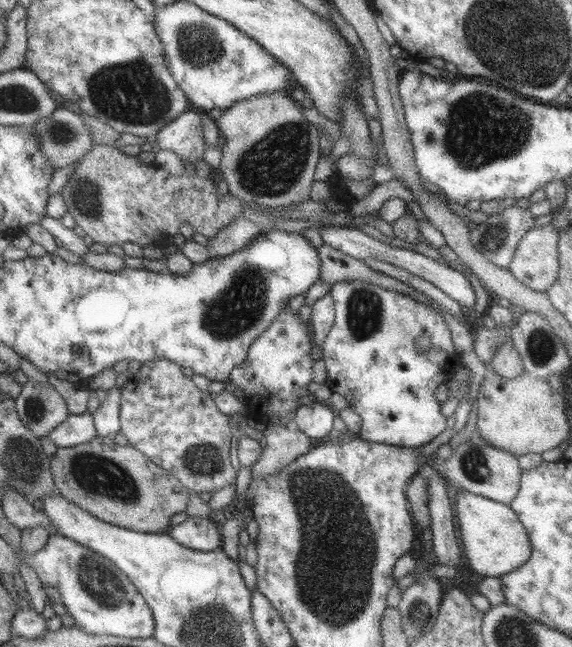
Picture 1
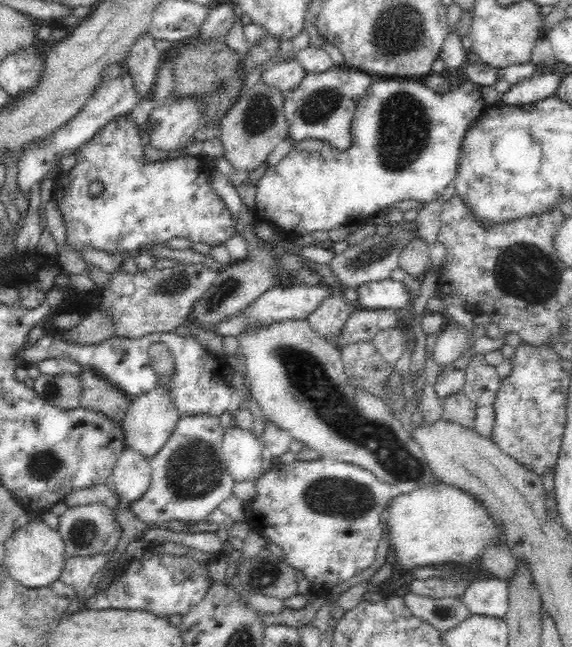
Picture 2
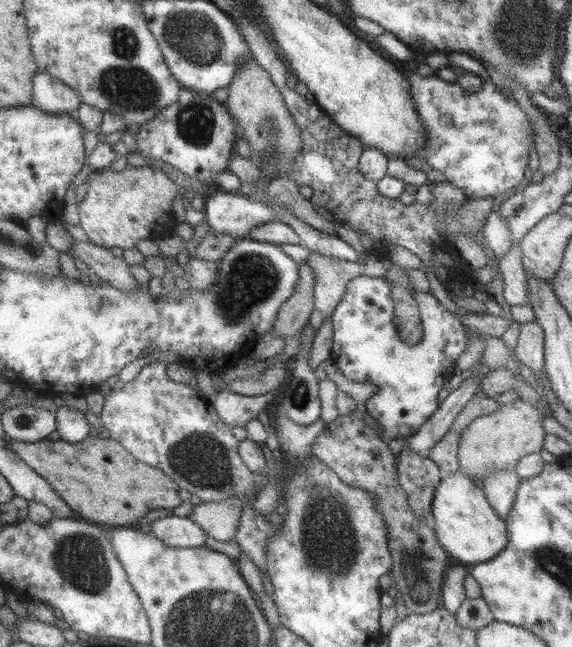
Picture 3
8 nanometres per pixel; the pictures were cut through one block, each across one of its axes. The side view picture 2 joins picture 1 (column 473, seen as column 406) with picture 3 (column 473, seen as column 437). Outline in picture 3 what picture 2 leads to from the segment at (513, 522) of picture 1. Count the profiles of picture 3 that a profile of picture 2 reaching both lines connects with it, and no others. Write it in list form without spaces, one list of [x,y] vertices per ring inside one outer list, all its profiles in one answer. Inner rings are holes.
[[[458,470],[440,478],[431,502],[433,532],[453,561],[464,564],[487,562],[497,556],[507,542],[505,521],[493,511],[478,483]]]

